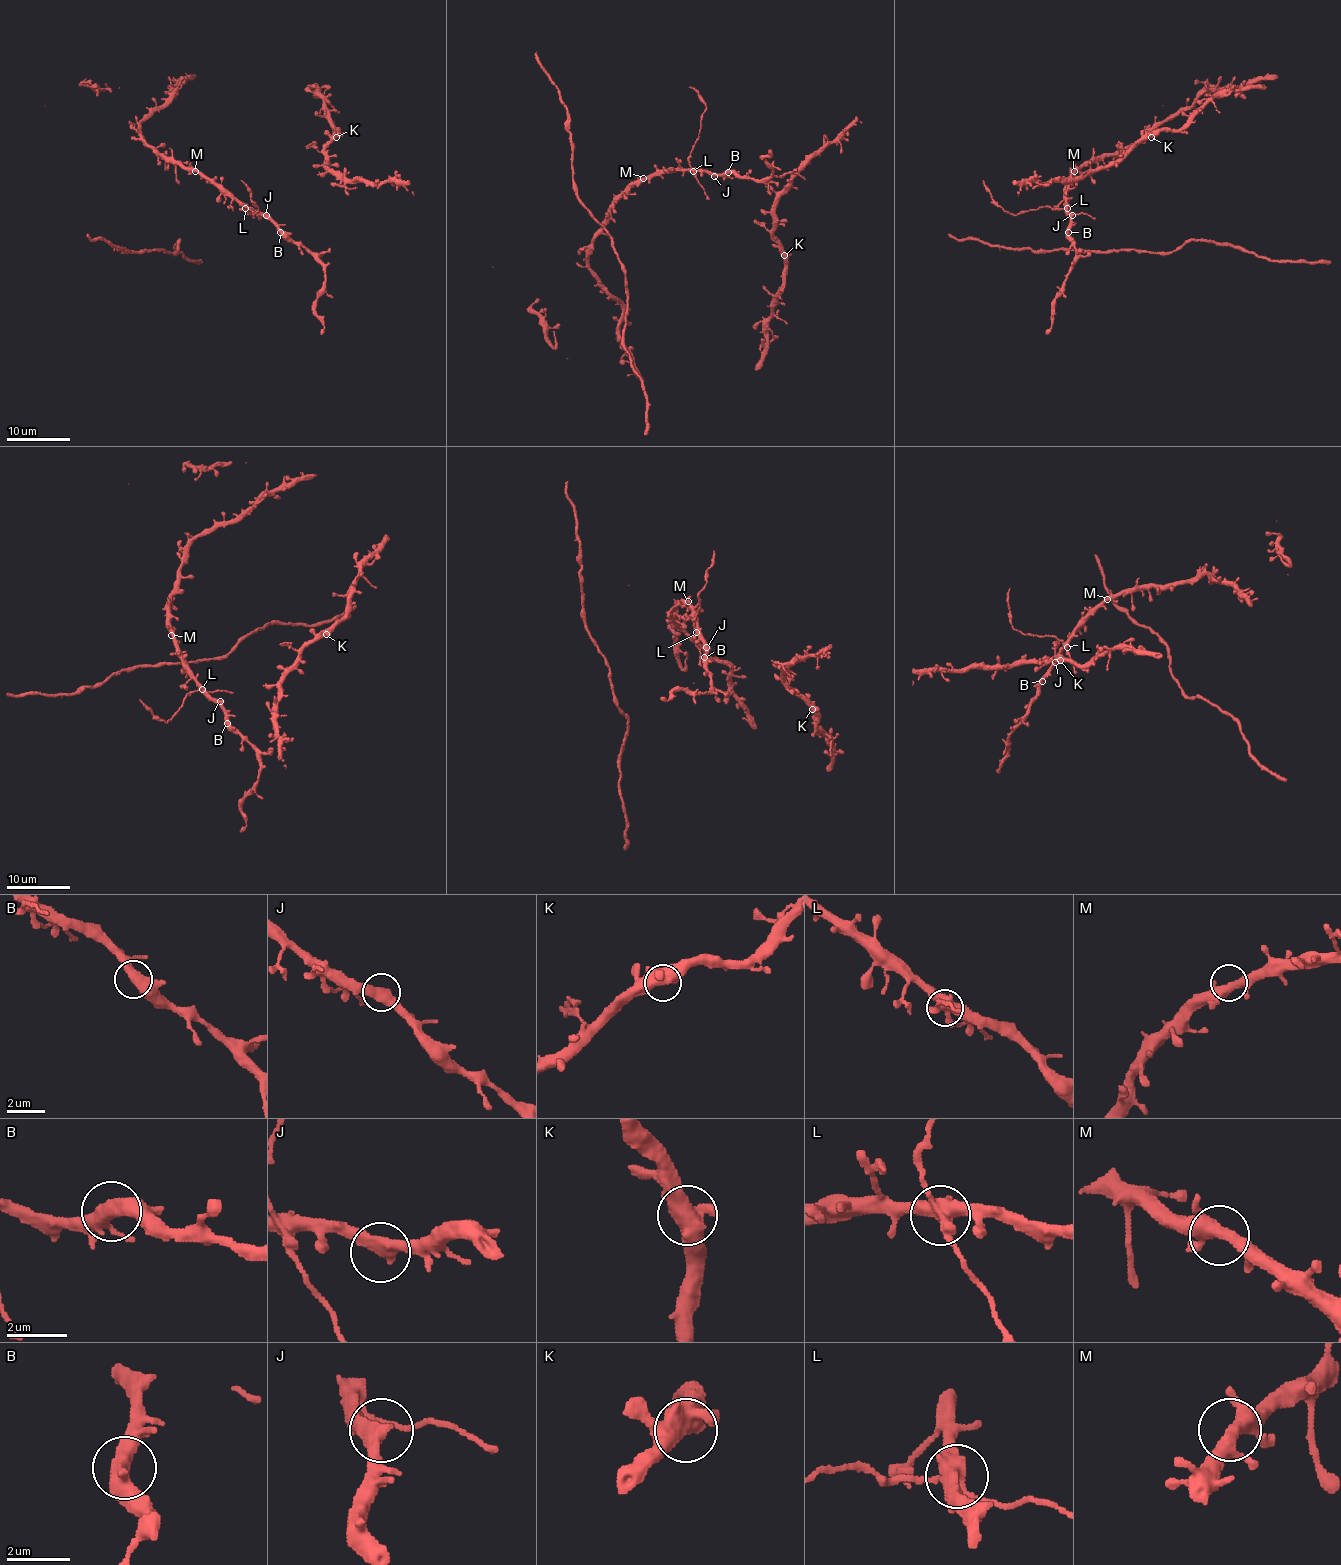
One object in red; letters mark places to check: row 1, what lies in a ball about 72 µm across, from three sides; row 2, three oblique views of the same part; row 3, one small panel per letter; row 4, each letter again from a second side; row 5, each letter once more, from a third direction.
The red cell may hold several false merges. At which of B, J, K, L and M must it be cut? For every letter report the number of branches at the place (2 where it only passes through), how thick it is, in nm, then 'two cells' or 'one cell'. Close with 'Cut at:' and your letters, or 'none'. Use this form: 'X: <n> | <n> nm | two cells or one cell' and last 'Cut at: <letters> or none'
B: 2 | 500 nm | one cell
J: 2 | 480 nm | one cell
K: 2 | 650 nm | one cell
L: 4 | 440 nm | two cells
M: 4 | 360 nm | one cell
Cut at: L

